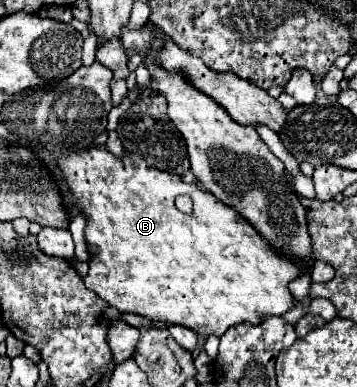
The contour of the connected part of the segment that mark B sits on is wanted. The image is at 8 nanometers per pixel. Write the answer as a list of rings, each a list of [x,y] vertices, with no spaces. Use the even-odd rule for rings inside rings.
[[[94,146],[90,150],[82,150],[82,152],[74,152],[68,156],[62,156],[58,160],[58,168],[66,180],[66,186],[70,190],[70,194],[74,196],[74,206],[80,210],[80,214],[84,214],[86,218],[86,244],[92,248],[92,258],[90,258],[90,272],[84,278],[84,284],[88,290],[96,292],[98,296],[102,296],[104,300],[108,300],[110,306],[118,308],[120,312],[132,312],[132,314],[140,314],[144,318],[150,320],[162,320],[168,324],[180,324],[186,328],[196,330],[198,334],[214,334],[214,336],[222,336],[230,326],[240,324],[240,322],[250,322],[250,324],[258,324],[262,322],[266,316],[272,314],[284,314],[294,306],[292,294],[288,292],[288,280],[292,280],[292,276],[296,276],[296,264],[288,264],[288,260],[280,260],[280,256],[272,256],[272,252],[268,252],[268,244],[264,244],[264,240],[260,240],[260,236],[256,236],[256,230],[230,206],[226,206],[224,202],[216,200],[210,192],[198,188],[196,184],[186,184],[182,182],[180,176],[176,174],[168,174],[164,170],[152,168],[146,164],[146,160],[142,156],[134,156],[134,154],[124,154],[124,156],[114,156],[106,146]],[[178,194],[188,194],[192,198],[192,214],[184,214],[176,208],[174,200]]]

